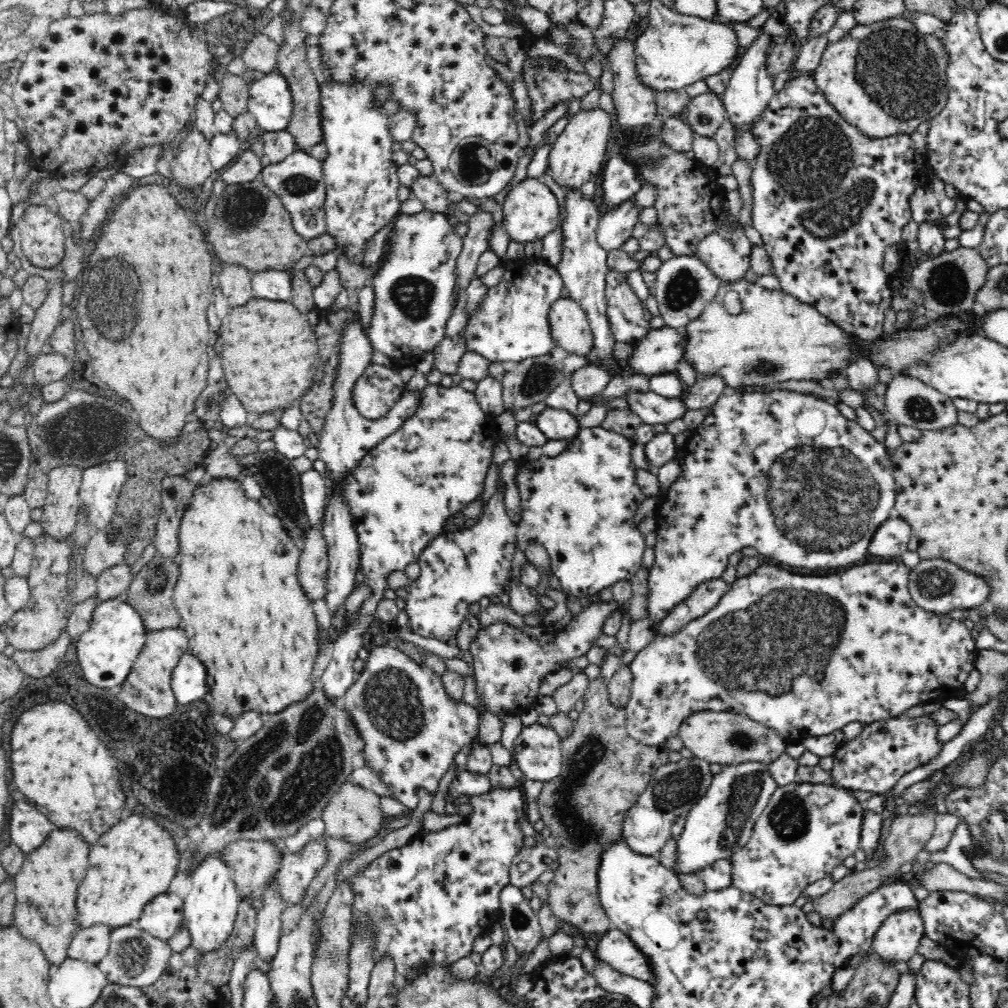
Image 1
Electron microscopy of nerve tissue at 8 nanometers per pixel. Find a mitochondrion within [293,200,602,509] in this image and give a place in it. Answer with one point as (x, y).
(414, 296)

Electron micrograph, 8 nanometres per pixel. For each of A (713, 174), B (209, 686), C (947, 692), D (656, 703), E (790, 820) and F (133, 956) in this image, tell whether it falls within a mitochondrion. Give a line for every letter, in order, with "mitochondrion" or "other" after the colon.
A: other
B: other
C: other
D: other
E: mitochondrion
F: mitochondrion

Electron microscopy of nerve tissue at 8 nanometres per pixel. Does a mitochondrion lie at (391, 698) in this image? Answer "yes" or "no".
yes

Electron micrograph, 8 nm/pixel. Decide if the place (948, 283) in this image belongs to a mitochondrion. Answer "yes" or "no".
yes

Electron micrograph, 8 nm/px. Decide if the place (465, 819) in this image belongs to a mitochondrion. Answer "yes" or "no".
no

